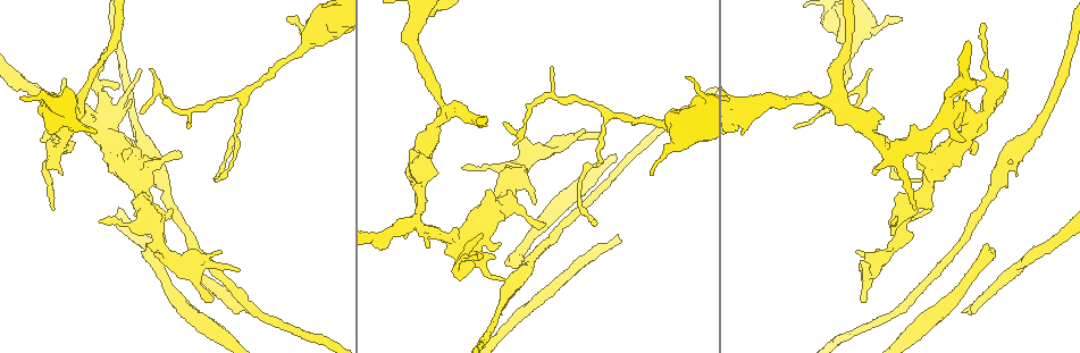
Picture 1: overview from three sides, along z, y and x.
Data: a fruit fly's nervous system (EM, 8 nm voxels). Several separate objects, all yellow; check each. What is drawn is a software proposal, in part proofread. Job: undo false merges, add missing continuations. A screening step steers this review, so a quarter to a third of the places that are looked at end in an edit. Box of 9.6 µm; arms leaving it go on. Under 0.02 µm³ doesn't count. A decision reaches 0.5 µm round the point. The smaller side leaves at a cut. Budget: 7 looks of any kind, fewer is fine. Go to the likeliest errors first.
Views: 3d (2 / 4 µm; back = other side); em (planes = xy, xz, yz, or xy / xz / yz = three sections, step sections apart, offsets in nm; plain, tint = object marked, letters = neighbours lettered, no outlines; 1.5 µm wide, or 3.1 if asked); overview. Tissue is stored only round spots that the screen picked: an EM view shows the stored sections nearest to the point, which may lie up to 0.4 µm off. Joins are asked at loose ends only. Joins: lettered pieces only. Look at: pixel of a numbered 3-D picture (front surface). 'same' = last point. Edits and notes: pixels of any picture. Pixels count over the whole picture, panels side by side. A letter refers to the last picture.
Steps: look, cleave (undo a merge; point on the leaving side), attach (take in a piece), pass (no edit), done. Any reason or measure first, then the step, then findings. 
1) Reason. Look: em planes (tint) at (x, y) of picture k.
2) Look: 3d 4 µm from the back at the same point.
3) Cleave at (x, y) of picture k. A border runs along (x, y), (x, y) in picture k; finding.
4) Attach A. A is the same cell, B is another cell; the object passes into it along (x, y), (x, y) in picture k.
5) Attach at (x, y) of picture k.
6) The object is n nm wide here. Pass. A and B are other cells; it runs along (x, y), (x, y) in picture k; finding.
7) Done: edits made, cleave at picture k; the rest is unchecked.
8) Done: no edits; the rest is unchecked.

Long arm stops here. Look: em planes (tint) at (511, 258) of picture 1.

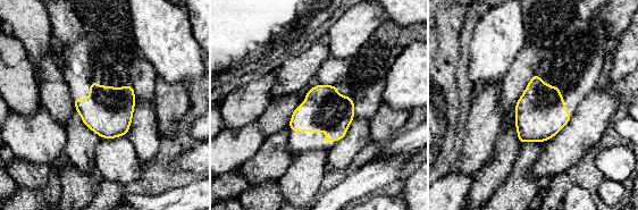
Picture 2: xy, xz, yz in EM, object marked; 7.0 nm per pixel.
Look: em planes (letters) at the same point.

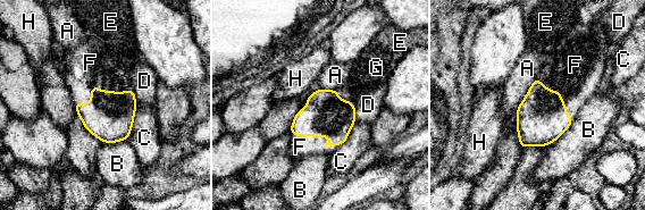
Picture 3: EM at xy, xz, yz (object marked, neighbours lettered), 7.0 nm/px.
The object is 320 nm wide here. Attach F. F is the same cell, A, B, C, D, E, G and H are other cells; the object passes into it along (109, 116), (94, 86), (90, 62) in picture 3; the cell continues.

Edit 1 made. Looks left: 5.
Look: overview.

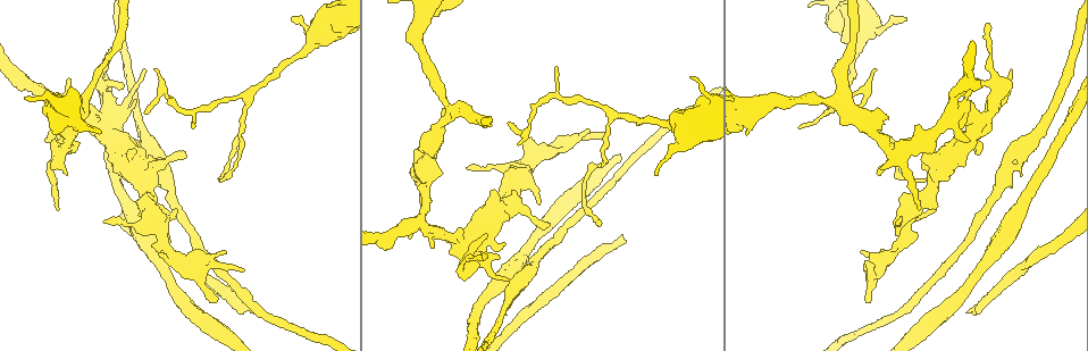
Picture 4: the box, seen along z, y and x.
Thin end. Look: em planes (letters) at (621, 237) of picture 4.

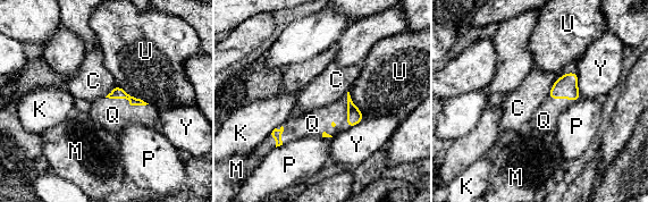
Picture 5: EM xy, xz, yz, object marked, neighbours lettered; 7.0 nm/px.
Attach Q. Q is the same cell, C, K, M, P, U and Y are other cells; the object passes into it along (117, 92), (128, 99), (112, 115) in picture 5; it goes on there.

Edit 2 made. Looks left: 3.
Redraw. Look: overview.

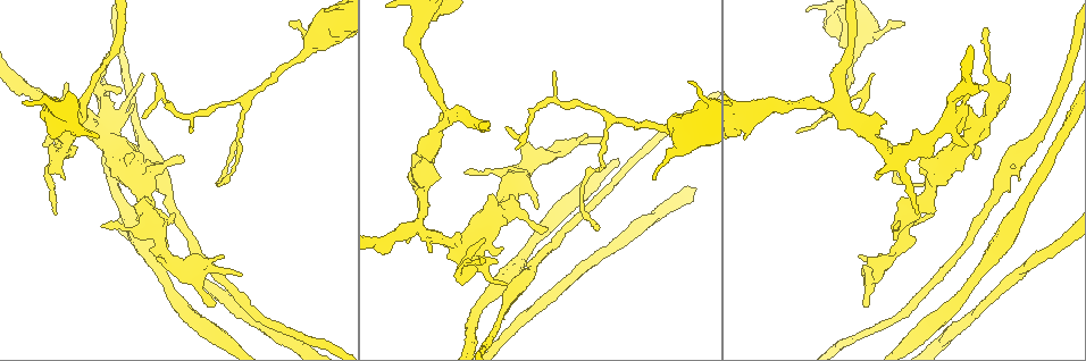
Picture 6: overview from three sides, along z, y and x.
Tapers out. Look: 3d 4 µm from the back at (917, 213) of picture 6.

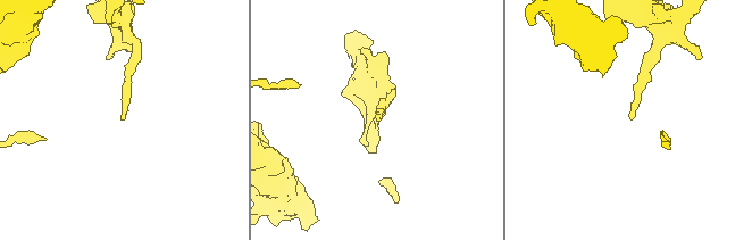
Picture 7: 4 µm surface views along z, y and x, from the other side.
Look: em planes (letters) at (120, 120) of picture 7.

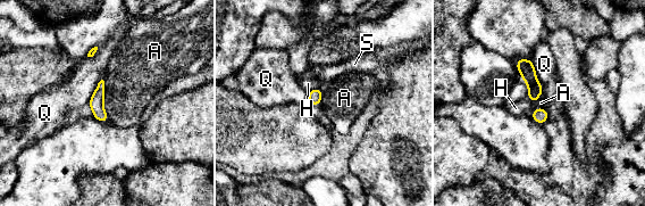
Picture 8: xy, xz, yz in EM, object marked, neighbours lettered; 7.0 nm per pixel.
The object is 100 nm wide here; the longest contact is with A, 300 nm. Pass. A, H, Q and S are other cells; no lettered piece goes on from it.

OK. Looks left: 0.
Done: edits made, attach at picture 3, attach at picture 5; the rest is unchecked.

